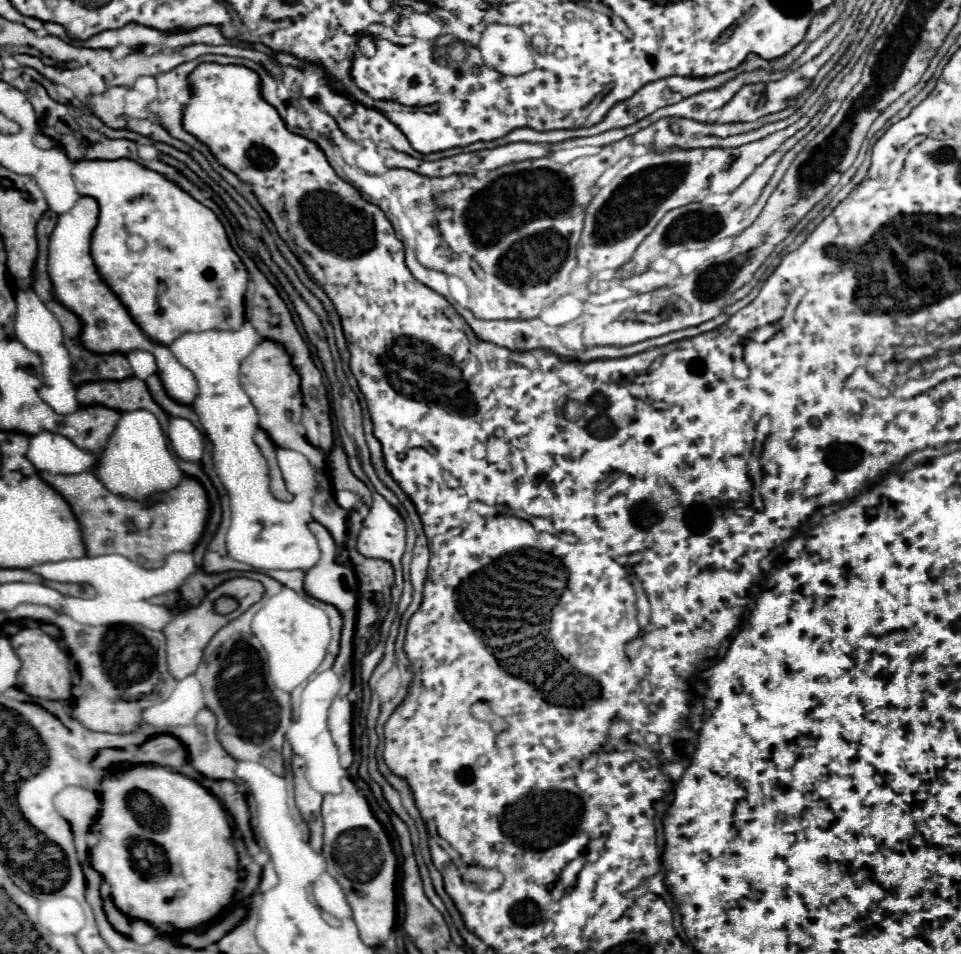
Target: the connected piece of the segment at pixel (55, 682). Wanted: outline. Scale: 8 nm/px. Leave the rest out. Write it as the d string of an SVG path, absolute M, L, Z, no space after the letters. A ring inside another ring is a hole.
M40 626L22 628L16 636L10 638L10 644L22 662L22 668L18 672L18 684L22 692L26 692L30 698L40 698L40 700L70 700L72 682L70 682L66 654L58 648L58 644L52 638L48 638L40 630Z

